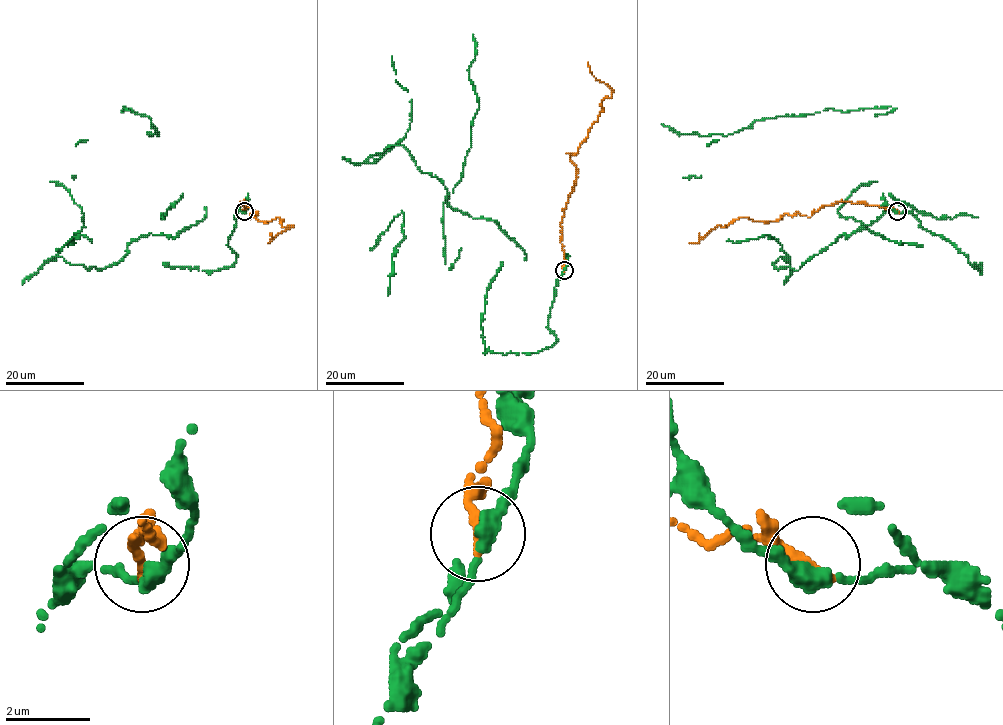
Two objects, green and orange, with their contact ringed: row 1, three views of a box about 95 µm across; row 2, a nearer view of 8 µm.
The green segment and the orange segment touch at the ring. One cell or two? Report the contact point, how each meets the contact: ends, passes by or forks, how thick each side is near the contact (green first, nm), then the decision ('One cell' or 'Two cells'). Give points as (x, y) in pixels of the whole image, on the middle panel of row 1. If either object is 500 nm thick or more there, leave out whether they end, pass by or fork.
Place: (564, 270). At the ring green passes by. At the ring orange ends. Thickness 320 nm (green) against 240 nm. One cell

